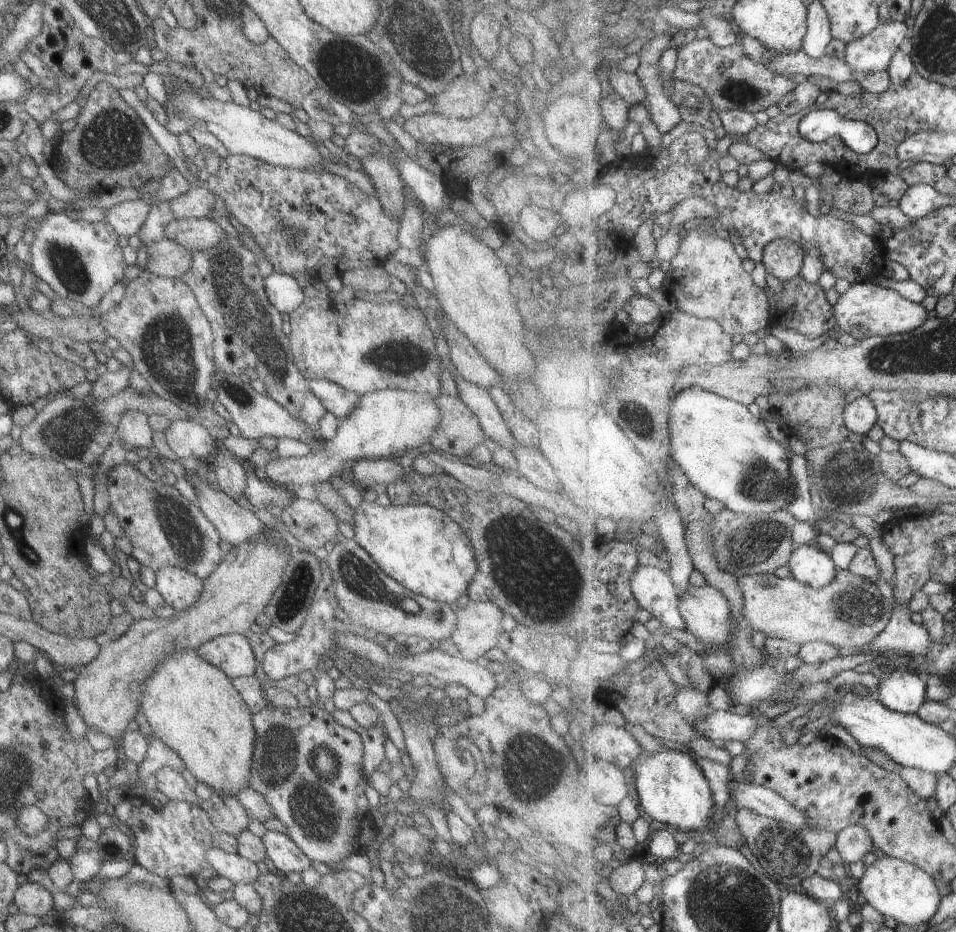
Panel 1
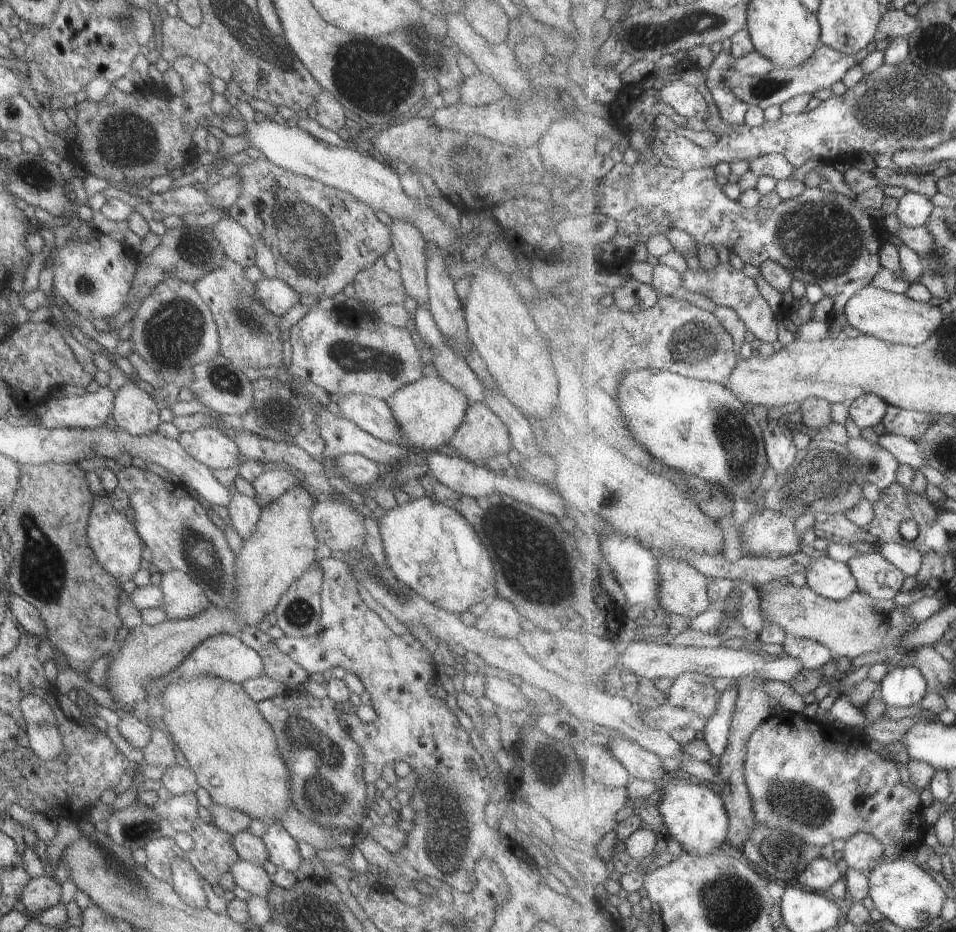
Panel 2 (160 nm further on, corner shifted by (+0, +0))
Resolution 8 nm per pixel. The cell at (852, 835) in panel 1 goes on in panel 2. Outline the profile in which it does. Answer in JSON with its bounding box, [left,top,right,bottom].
[843,833,885,874]

